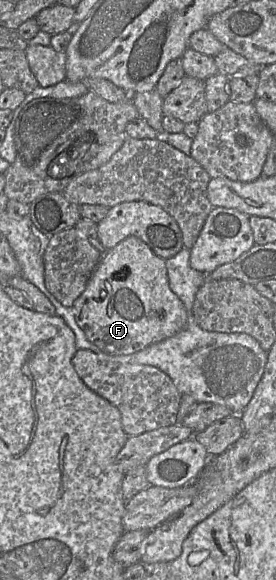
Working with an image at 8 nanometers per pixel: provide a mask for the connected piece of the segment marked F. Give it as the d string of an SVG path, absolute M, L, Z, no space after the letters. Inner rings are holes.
M134 236L107 250L72 307L88 341L110 355L132 354L174 336L185 328L189 316L169 287L165 260Z

